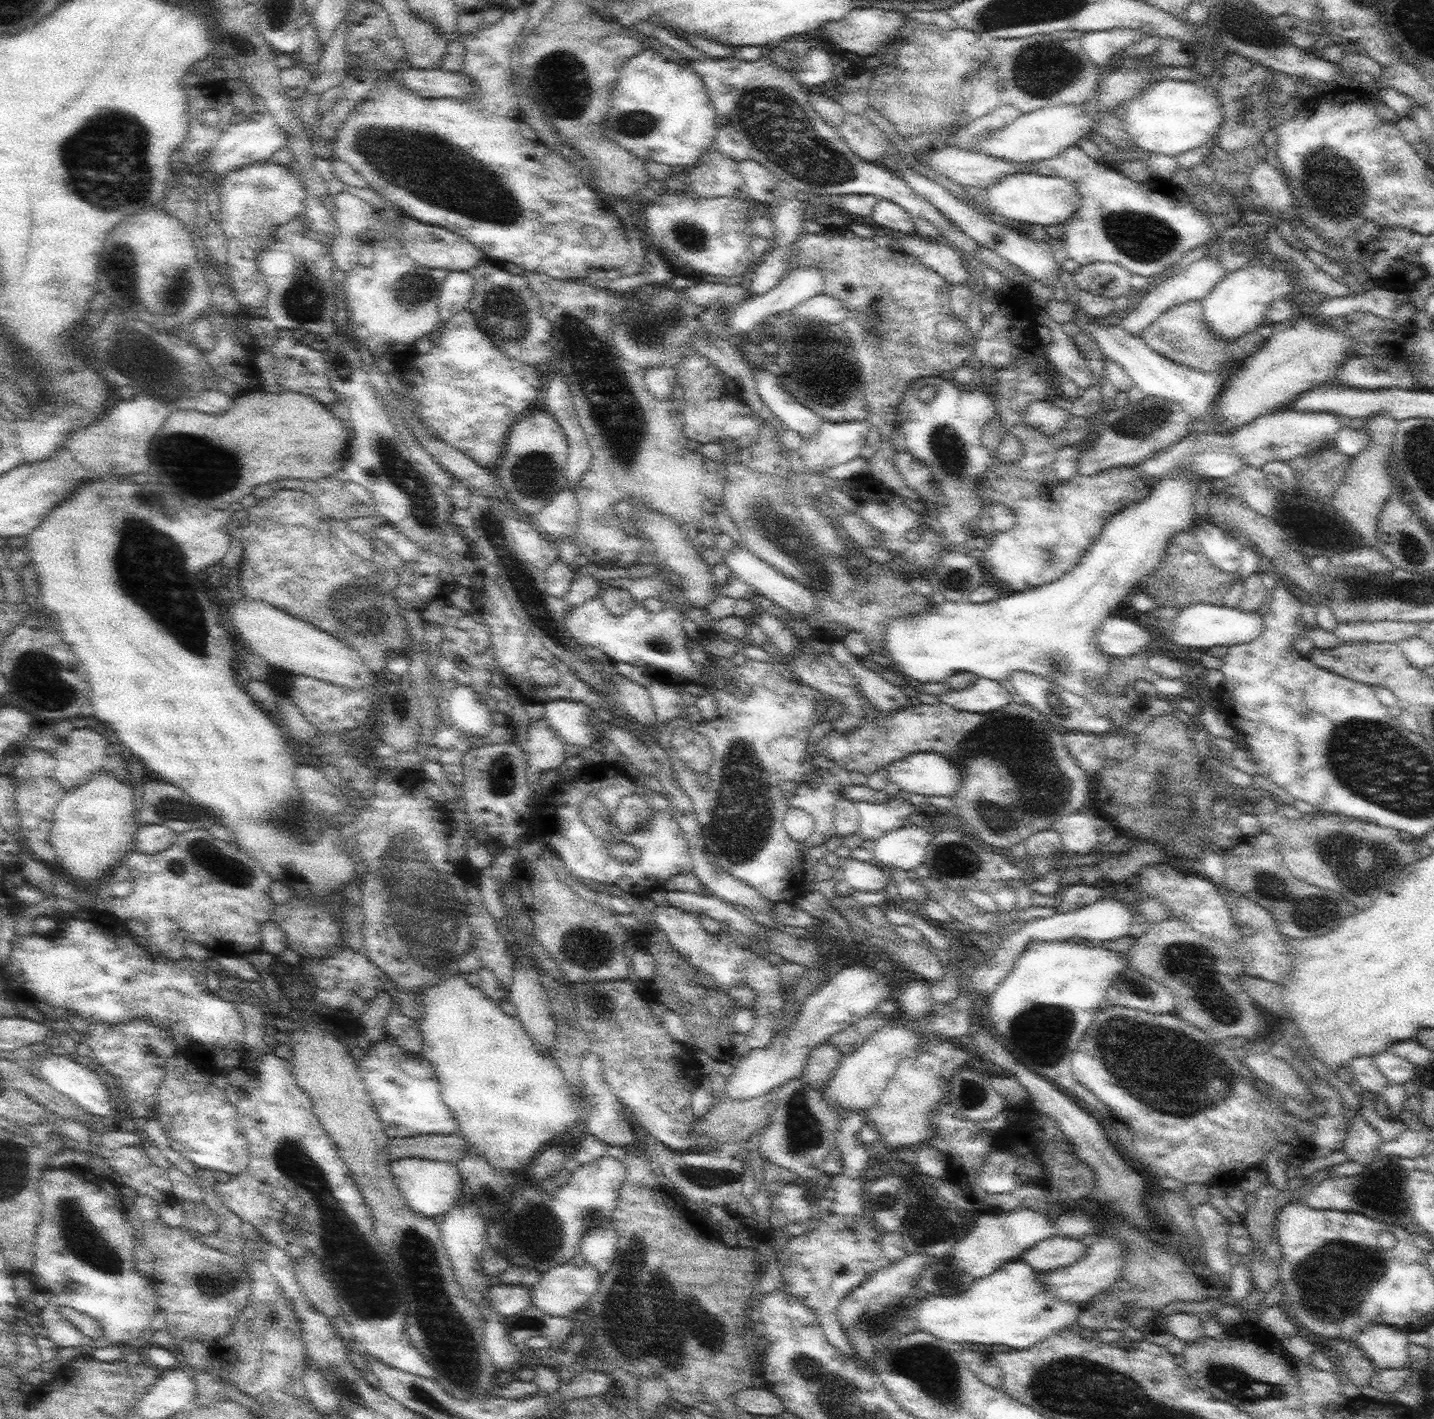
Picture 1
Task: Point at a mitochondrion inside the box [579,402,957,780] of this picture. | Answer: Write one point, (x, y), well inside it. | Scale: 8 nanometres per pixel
(775, 524)

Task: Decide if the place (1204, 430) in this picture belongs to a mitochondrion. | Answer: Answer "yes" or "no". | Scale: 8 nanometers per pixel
no

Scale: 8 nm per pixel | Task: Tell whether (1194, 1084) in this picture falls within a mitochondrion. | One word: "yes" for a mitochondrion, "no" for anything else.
yes

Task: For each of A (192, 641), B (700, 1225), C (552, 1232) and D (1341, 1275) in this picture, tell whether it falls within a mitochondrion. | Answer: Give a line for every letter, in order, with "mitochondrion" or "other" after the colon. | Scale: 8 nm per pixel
A: mitochondrion
B: other
C: mitochondrion
D: mitochondrion

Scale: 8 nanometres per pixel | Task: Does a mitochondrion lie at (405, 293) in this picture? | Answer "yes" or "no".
yes

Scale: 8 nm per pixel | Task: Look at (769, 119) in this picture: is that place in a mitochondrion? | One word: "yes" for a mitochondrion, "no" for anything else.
yes

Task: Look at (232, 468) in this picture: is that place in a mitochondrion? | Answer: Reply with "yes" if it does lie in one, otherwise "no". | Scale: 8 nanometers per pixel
yes

